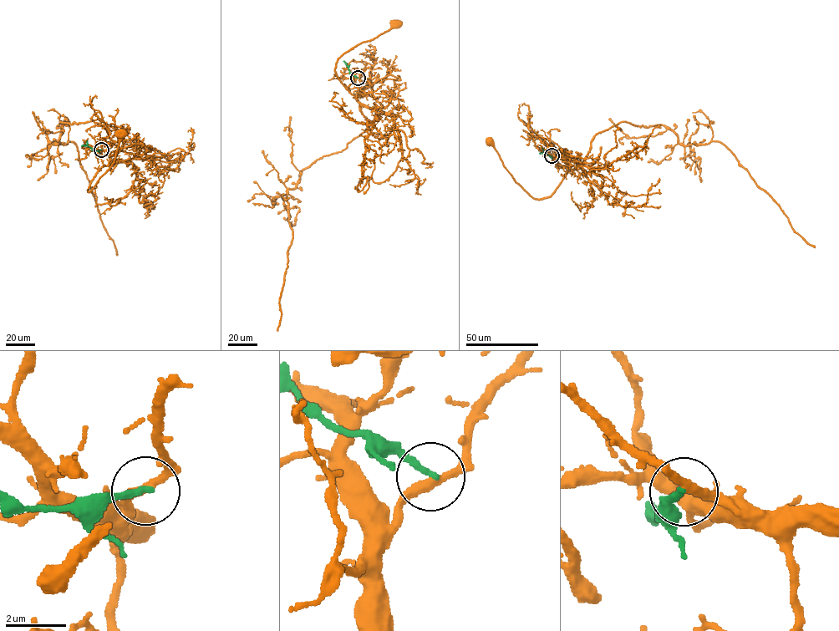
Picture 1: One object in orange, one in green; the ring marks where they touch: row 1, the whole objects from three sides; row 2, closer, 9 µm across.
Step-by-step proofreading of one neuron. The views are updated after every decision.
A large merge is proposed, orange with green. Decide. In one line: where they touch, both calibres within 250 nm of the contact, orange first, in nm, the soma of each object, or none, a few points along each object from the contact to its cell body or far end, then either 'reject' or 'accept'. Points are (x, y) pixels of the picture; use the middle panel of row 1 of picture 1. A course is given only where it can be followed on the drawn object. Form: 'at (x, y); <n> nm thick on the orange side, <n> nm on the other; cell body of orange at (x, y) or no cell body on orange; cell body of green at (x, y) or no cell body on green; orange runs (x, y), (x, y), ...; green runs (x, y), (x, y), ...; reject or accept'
at (358, 78); 280 nm thick on the orange side, 200 nm on the other; cell body of orange at (396, 23); no cell body on green; orange runs (358, 78), (355, 84), (360, 91), (354, 96), (339, 79), (337, 61), (358, 44), (396, 25); green runs (358, 78), (352, 74), (343, 61); reject

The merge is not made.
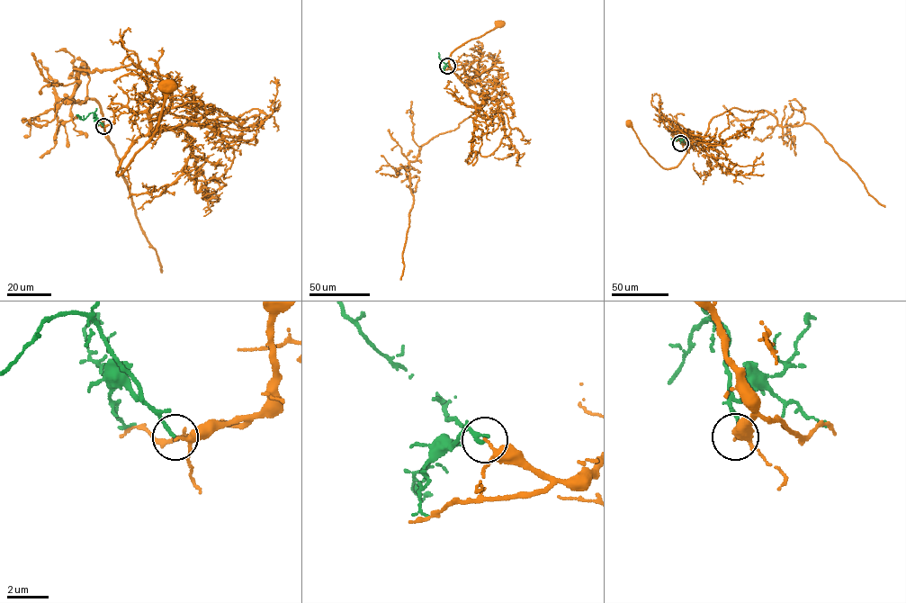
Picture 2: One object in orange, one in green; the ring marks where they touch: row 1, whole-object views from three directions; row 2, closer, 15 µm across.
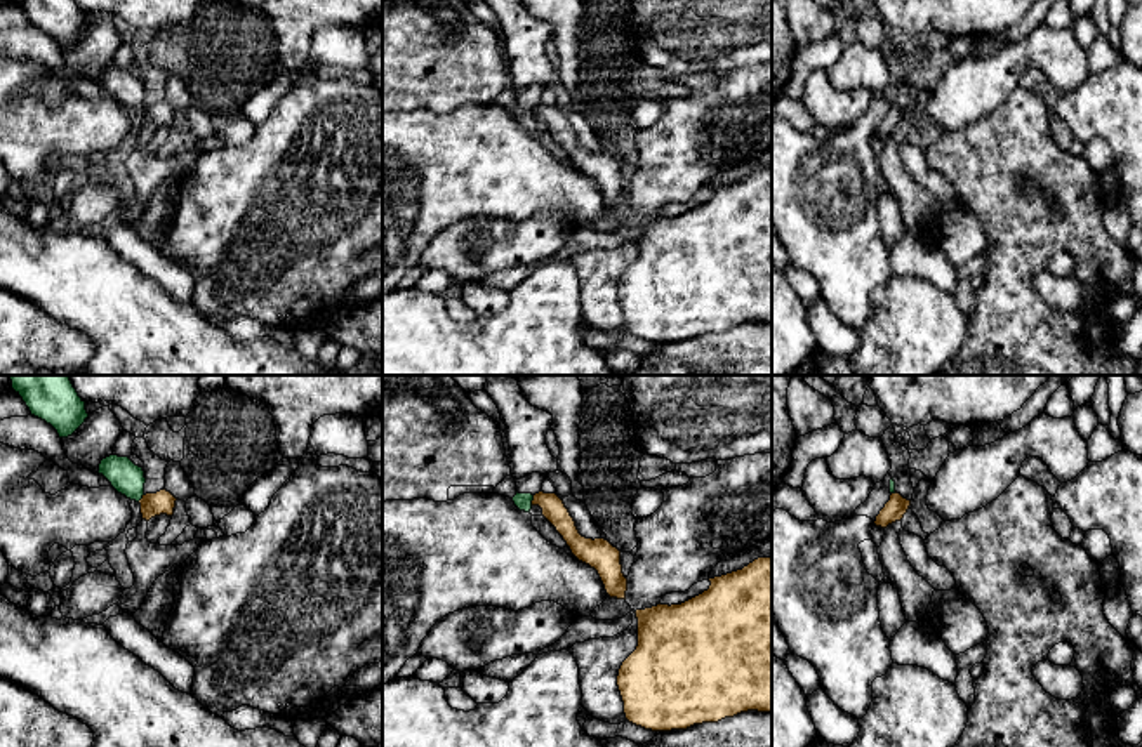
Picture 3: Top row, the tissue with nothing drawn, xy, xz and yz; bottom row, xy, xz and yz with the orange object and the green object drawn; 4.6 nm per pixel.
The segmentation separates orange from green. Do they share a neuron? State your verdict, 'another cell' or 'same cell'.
another cell

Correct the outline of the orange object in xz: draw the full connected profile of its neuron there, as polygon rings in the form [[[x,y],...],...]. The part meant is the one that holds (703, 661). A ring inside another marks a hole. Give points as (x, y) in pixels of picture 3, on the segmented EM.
[[[758,558],[742,570],[709,578],[711,585],[702,594],[681,605],[657,605],[636,610],[638,618],[638,646],[622,662],[617,676],[617,686],[624,702],[626,719],[636,726],[652,731],[687,730],[694,724],[718,723],[740,712],[758,711],[772,714],[772,558]]]

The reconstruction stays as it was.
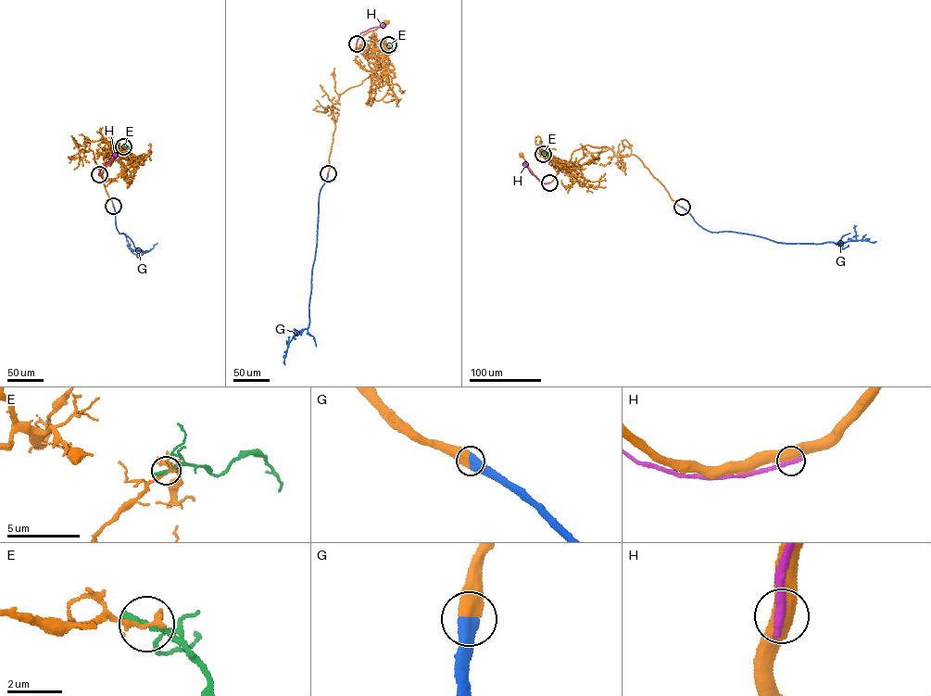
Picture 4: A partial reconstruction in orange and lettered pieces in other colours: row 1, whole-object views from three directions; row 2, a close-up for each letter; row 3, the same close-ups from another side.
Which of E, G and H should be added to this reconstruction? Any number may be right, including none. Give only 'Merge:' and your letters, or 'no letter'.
Merge: G

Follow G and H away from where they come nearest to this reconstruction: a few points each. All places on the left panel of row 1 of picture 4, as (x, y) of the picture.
G: (113, 206), (118, 232), (131, 238), (135, 247), (147, 250), (131, 249), (133, 251)
H: (99, 174), (100, 170), (117, 154)

